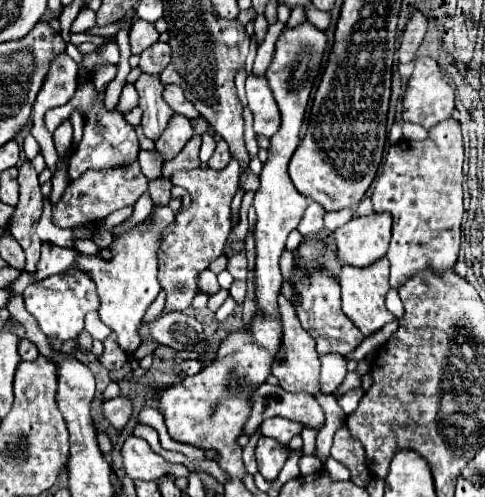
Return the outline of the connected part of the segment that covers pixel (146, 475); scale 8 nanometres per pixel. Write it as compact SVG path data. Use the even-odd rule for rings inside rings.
M133 435L125 439L121 447L121 457L123 457L123 469L131 479L157 481L161 475L165 475L167 461L163 461L157 453L153 453L145 439Z

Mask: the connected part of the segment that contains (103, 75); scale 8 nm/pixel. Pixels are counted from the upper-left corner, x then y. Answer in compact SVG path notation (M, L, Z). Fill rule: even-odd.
M105 65L105 67L99 67L93 75L93 81L95 81L95 87L101 91L107 87L107 83L117 75L117 65Z

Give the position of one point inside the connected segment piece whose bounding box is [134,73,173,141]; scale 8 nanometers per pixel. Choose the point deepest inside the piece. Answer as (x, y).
(156, 113)

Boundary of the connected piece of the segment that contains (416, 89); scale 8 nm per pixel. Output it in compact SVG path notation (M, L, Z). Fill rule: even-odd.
M417 57L415 59L415 69L413 69L413 75L407 83L407 89L405 89L405 97L403 97L403 121L409 121L409 123L419 123L423 125L425 129L437 125L439 121L451 117L453 113L453 107L455 107L455 91L453 87L445 81L439 65L435 59L431 57Z

